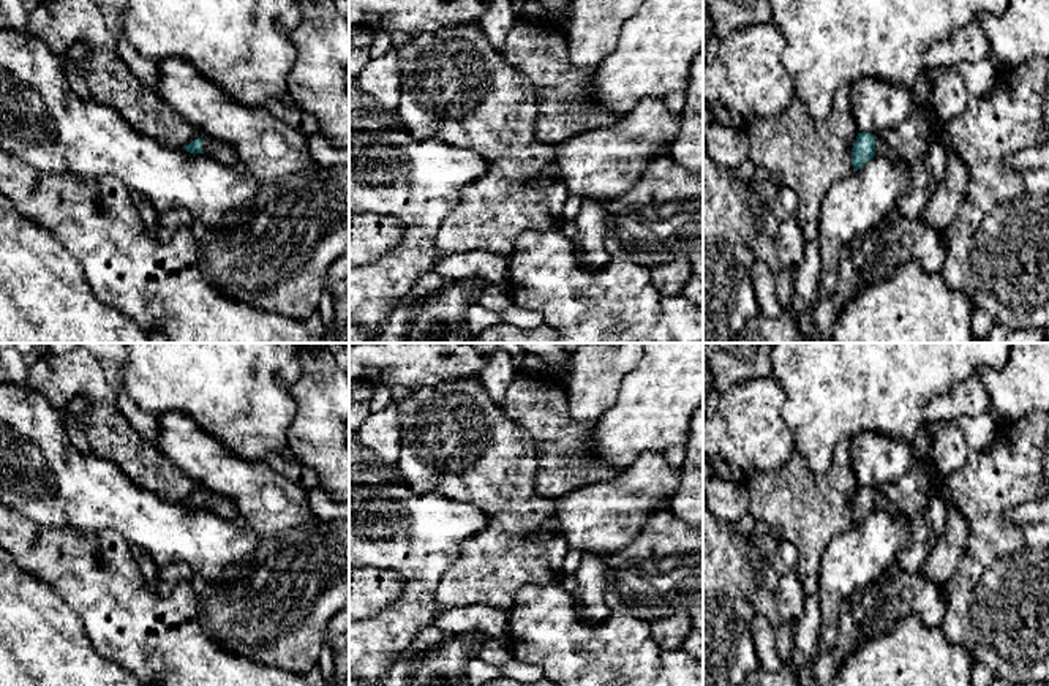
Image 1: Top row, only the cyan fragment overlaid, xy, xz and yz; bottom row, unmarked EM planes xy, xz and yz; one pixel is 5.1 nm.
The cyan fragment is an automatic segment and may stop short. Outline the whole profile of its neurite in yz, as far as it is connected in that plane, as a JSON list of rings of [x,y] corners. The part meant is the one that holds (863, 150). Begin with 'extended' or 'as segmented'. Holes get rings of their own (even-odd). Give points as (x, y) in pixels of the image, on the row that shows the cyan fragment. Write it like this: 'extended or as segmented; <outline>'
extended; [[[858,133],[852,149],[852,166],[853,171],[861,169],[875,155],[886,156],[893,164],[908,168],[904,158],[893,150],[882,136],[872,133]]]

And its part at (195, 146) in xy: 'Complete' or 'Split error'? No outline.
Split error

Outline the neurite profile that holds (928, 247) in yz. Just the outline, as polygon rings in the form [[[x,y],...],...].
[[[896,209],[886,218],[889,224],[880,232],[867,231],[844,247],[836,289],[814,305],[812,343],[831,341],[848,302],[869,283],[891,277],[908,259],[913,258],[927,273],[942,272],[948,253],[943,232],[921,220],[908,221]]]

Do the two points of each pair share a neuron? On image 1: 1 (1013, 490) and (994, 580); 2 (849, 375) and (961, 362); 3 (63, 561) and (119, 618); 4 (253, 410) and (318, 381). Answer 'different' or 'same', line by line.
1: same
2: same
3: same
4: different

